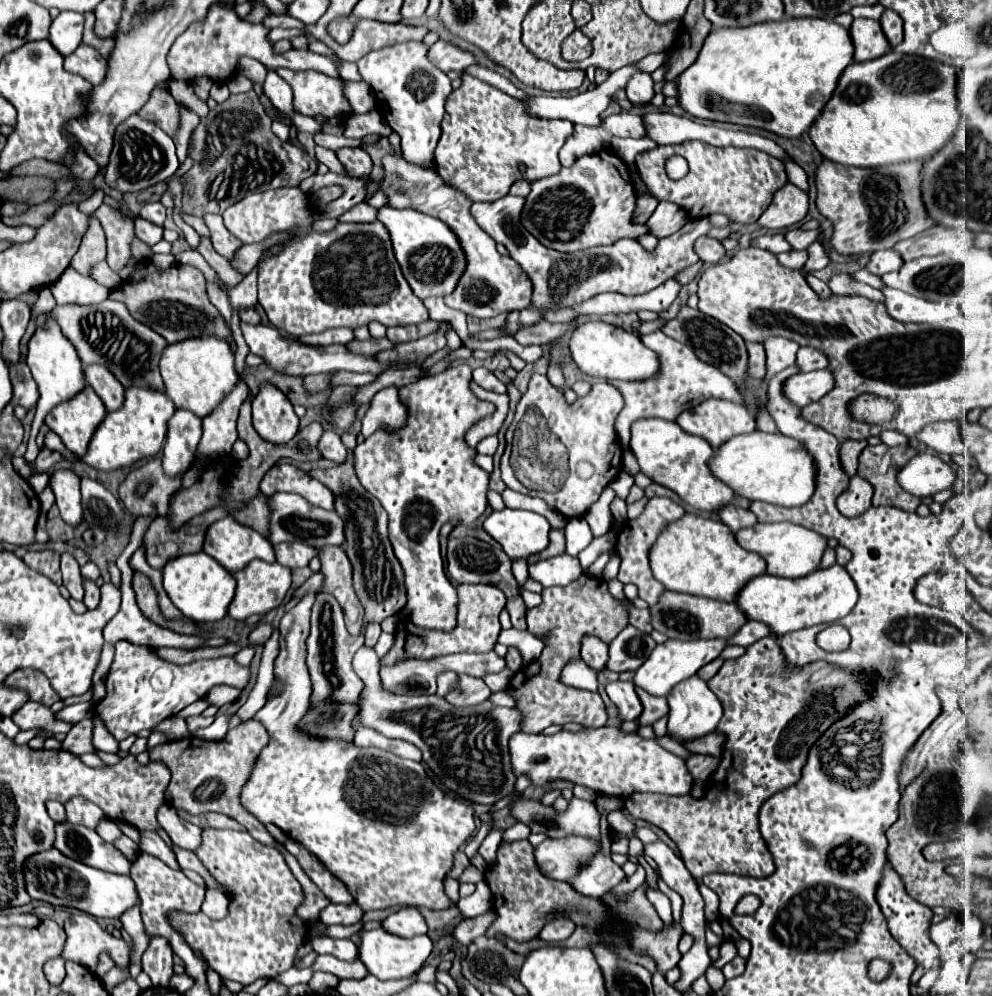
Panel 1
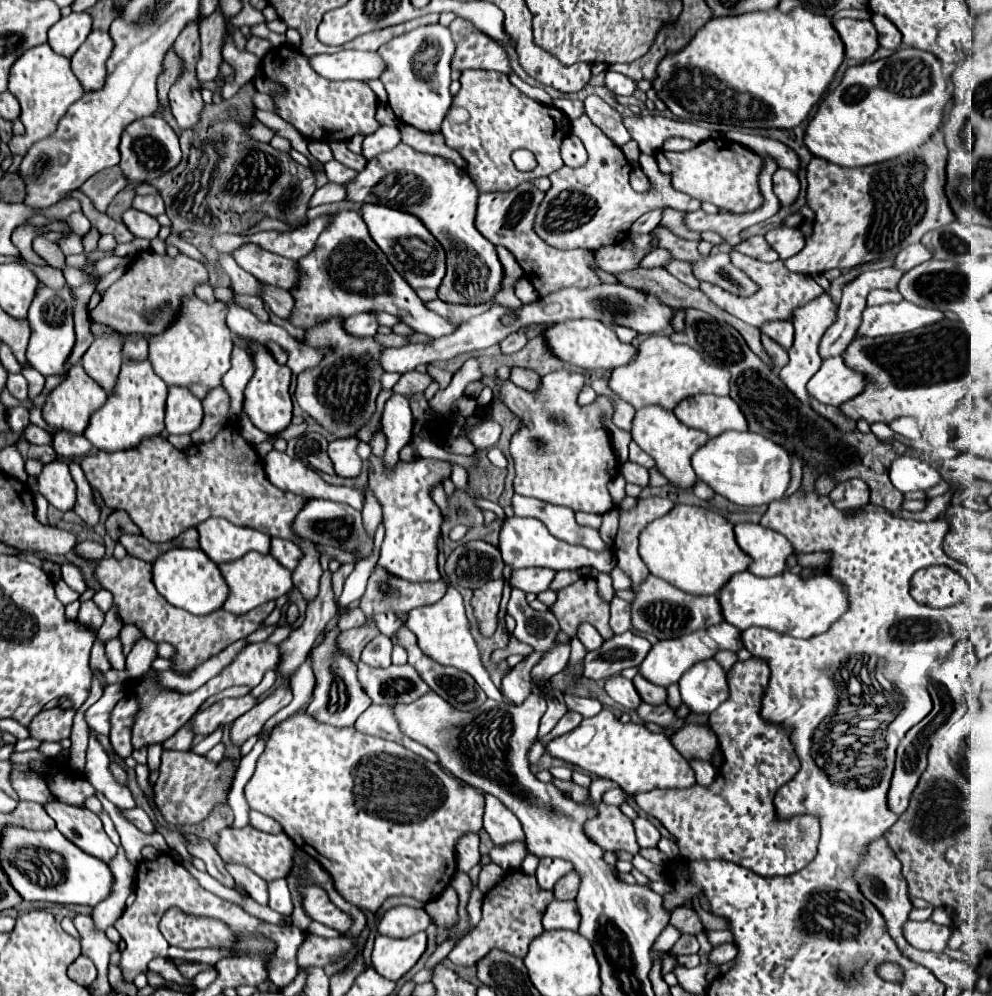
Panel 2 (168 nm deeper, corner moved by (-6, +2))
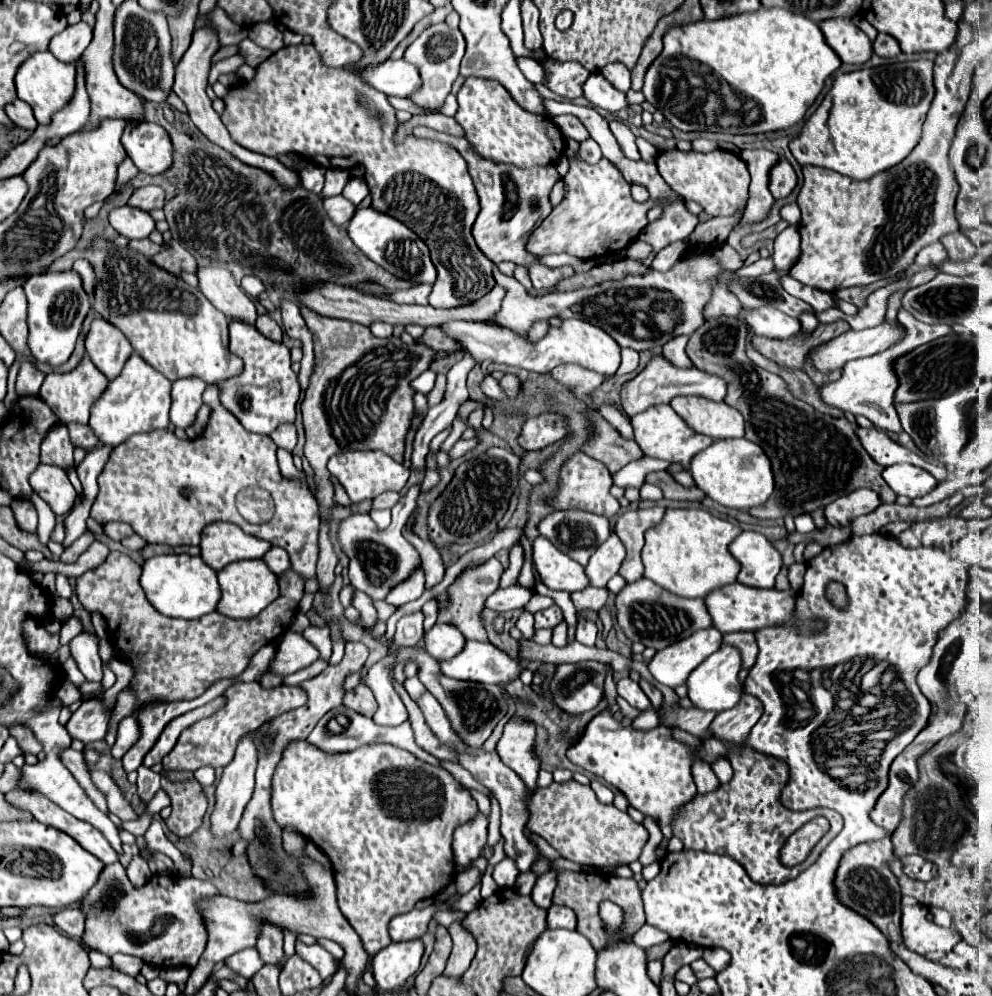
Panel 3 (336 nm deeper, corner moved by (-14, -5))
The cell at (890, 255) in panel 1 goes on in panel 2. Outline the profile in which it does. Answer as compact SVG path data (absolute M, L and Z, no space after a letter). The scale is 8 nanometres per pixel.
M914 243L914 245L908 245L904 247L896 257L894 257L894 267L900 269L900 271L908 271L912 269L914 265L920 265L924 261L930 259L930 251L926 251L924 245L920 243Z

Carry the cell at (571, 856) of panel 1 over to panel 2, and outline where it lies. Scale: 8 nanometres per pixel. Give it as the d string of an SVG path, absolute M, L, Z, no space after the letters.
M542 857L536 869L536 879L542 889L552 889L554 883L570 871L572 871L572 865L568 861L554 859L554 857Z

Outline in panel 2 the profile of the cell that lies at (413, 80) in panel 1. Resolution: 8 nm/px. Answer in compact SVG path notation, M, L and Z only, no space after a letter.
M442 25L418 27L410 33L394 37L390 43L378 49L386 69L380 75L388 93L388 105L398 121L416 127L424 133L440 133L440 125L452 105L450 95L450 57L454 53L454 41L450 31Z

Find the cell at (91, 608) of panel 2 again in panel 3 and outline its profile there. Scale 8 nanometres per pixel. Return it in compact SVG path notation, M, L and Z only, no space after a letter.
M78 634L72 638L70 652L88 682L102 680L102 660L98 656L98 638L94 634Z

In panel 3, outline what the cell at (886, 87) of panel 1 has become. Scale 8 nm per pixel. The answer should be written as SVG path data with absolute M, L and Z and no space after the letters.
M914 60L914 62L894 62L878 68L862 68L838 74L834 78L834 86L830 93L824 97L816 112L802 126L800 136L790 142L792 156L798 160L800 166L812 164L828 168L854 180L868 180L874 174L900 164L900 160L904 160L918 144L922 124L930 108L930 100L934 98L932 68L934 68L932 60Z

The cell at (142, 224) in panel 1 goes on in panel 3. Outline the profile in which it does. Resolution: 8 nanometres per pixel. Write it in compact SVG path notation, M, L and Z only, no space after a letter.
M120 206L120 208L112 208L108 214L108 222L110 226L126 236L126 238L148 238L148 234L156 228L154 220L150 218L148 212L142 212L138 208L132 206Z

